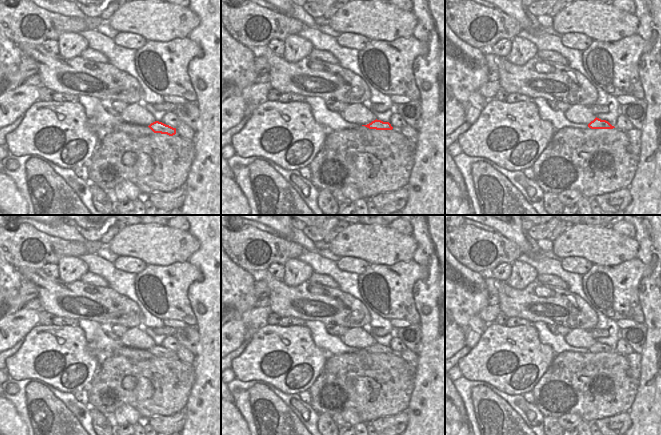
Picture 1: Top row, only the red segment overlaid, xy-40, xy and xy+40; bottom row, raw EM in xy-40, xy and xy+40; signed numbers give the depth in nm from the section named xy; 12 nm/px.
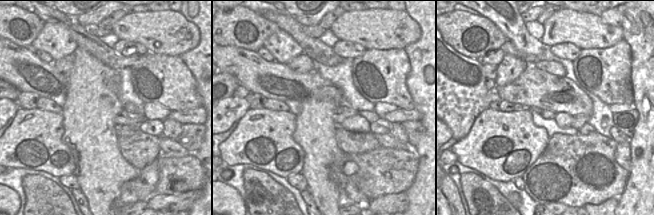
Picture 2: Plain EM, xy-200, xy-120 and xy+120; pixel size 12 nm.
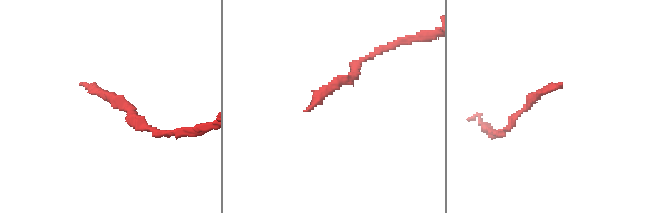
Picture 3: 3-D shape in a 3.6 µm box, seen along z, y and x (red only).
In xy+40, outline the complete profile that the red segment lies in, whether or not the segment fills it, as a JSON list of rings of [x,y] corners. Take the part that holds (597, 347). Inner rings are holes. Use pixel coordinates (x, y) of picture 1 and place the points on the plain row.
[[[597,341],[588,348],[588,351],[591,353],[613,353],[615,352],[608,345],[601,344]]]

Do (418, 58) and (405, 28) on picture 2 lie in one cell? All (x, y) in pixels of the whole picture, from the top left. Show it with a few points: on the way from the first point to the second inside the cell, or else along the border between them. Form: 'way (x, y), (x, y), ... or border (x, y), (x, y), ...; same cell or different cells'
border (414, 20), (420, 28), (420, 36), (403, 48); different cells

